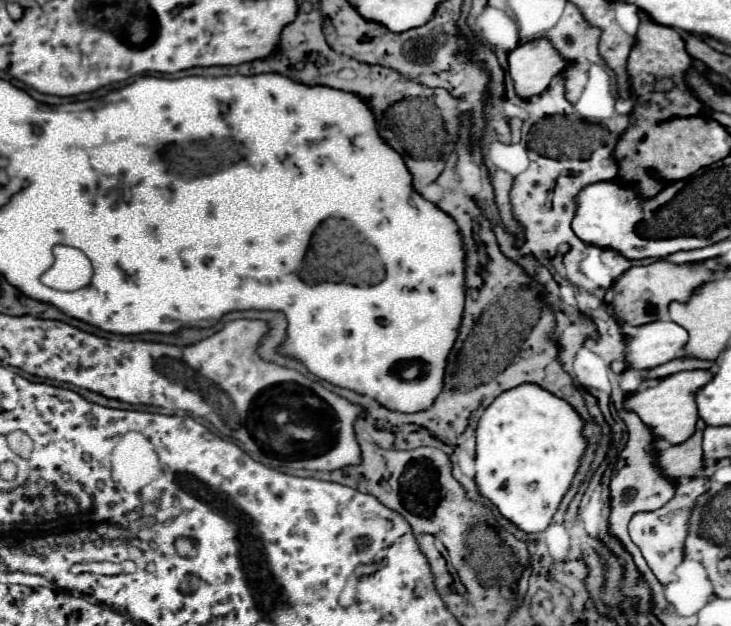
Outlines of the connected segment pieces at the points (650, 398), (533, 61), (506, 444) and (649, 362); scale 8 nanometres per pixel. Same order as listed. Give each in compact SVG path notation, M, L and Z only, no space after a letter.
M682 371L682 373L668 375L668 377L660 379L654 387L646 387L642 391L630 393L624 401L624 409L634 411L640 417L640 421L652 429L654 437L660 437L660 439L668 441L670 445L678 445L694 433L694 425L698 419L694 393L702 385L706 385L710 379L712 379L712 375L708 371Z
M534 39L518 45L508 55L508 75L514 81L516 95L528 99L540 95L552 77L562 73L566 61L558 57L558 51L546 39Z
M520 385L502 395L498 395L490 407L482 413L476 429L476 475L474 483L478 485L480 495L490 499L500 515L514 523L526 533L544 531L552 515L556 513L564 493L568 491L574 473L578 471L580 457L586 449L586 439L582 437L584 421L580 415L562 399L546 393L538 385Z
M654 321L640 325L634 335L626 337L624 363L630 369L652 369L682 355L688 331L672 321Z

